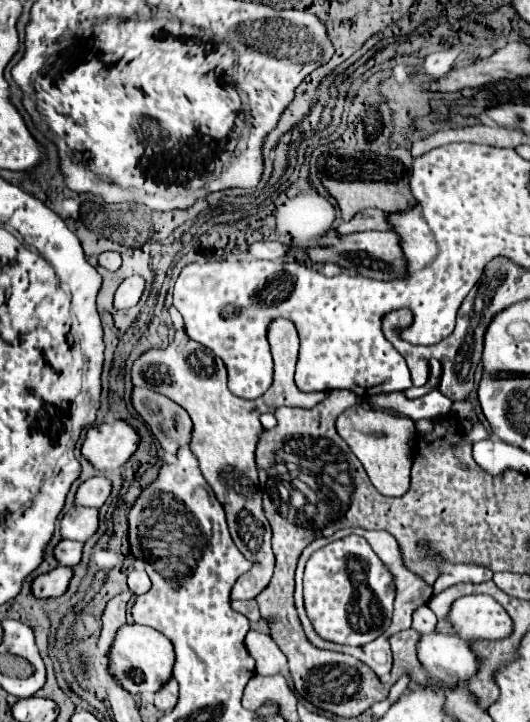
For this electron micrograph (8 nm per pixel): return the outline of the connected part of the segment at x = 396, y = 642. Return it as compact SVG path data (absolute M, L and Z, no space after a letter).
M412 629L394 633L390 637L390 645L394 653L394 667L390 681L396 681L404 671L408 671L416 683L424 681L424 669L416 659L416 641L418 641L418 633Z

